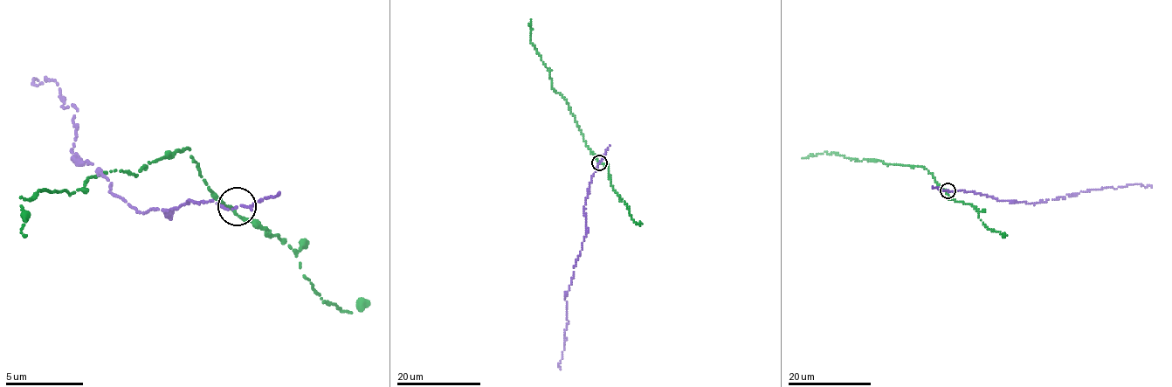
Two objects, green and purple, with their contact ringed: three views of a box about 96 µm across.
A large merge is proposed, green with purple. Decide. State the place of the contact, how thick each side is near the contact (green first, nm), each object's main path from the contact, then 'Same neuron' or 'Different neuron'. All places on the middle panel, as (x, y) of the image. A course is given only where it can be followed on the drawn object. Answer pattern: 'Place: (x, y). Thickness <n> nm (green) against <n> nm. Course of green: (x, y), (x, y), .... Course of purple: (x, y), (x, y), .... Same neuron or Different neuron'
Place: (599, 162). Thickness 190 nm (green) against 150 nm. Course of green: (599, 162), (582, 137), (567, 100), (552, 87), (549, 70), (530, 41), (530, 20). Course of purple: (599, 162), (588, 189), (586, 233), (565, 295), (568, 322), (558, 364), (561, 369). Different neuron

